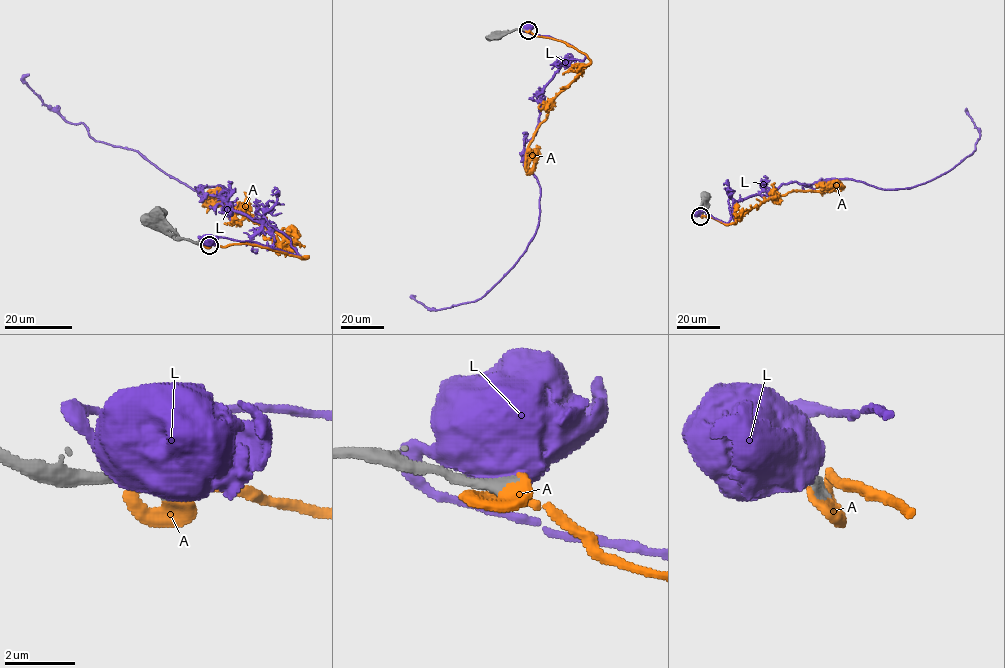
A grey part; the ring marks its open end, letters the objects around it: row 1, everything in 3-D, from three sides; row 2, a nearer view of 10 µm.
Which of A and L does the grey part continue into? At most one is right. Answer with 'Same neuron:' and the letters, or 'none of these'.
Same neuron: A

